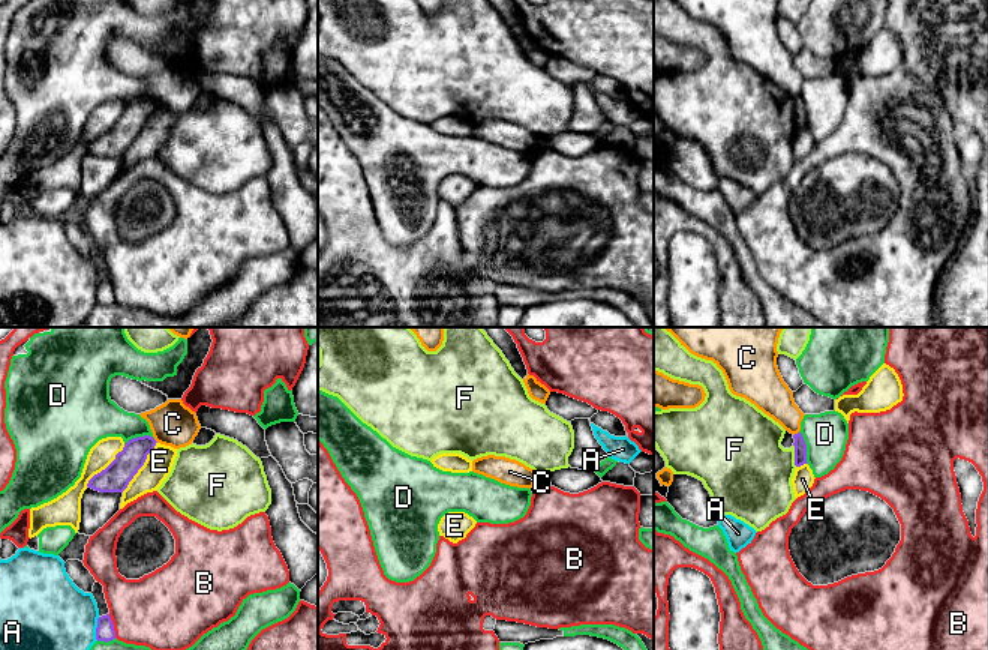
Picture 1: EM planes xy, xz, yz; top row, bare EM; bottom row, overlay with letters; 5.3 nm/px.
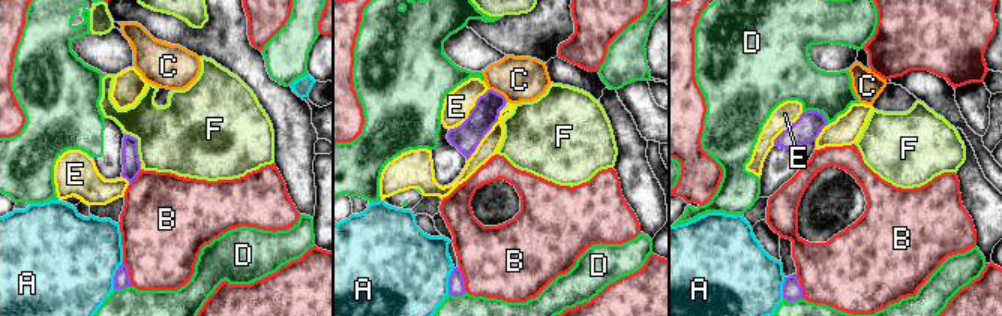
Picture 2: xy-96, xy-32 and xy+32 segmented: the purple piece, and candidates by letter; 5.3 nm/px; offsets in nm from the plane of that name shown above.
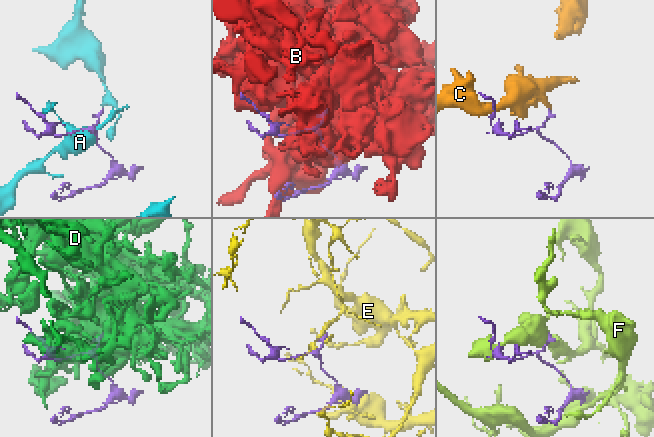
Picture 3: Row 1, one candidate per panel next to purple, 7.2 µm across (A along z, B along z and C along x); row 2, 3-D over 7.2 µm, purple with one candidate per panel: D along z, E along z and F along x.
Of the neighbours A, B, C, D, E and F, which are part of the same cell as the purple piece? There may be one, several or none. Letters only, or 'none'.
none

